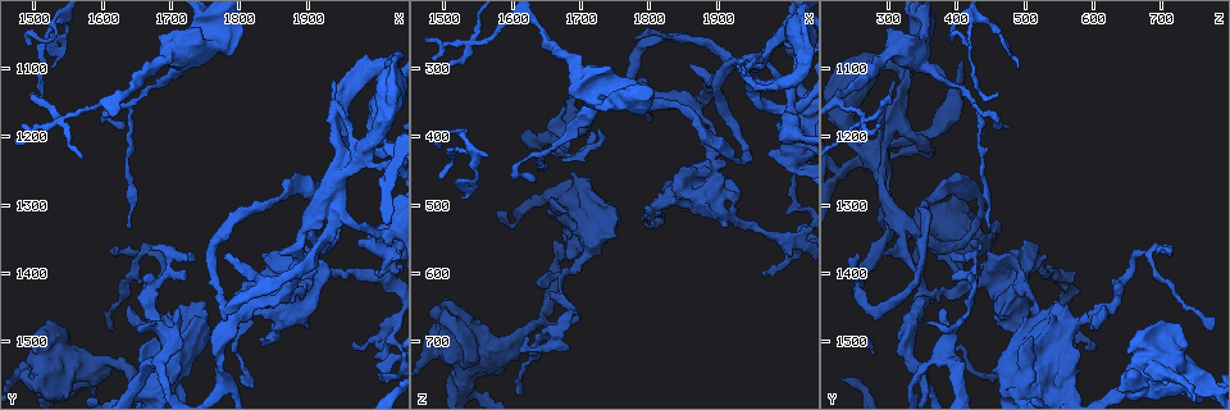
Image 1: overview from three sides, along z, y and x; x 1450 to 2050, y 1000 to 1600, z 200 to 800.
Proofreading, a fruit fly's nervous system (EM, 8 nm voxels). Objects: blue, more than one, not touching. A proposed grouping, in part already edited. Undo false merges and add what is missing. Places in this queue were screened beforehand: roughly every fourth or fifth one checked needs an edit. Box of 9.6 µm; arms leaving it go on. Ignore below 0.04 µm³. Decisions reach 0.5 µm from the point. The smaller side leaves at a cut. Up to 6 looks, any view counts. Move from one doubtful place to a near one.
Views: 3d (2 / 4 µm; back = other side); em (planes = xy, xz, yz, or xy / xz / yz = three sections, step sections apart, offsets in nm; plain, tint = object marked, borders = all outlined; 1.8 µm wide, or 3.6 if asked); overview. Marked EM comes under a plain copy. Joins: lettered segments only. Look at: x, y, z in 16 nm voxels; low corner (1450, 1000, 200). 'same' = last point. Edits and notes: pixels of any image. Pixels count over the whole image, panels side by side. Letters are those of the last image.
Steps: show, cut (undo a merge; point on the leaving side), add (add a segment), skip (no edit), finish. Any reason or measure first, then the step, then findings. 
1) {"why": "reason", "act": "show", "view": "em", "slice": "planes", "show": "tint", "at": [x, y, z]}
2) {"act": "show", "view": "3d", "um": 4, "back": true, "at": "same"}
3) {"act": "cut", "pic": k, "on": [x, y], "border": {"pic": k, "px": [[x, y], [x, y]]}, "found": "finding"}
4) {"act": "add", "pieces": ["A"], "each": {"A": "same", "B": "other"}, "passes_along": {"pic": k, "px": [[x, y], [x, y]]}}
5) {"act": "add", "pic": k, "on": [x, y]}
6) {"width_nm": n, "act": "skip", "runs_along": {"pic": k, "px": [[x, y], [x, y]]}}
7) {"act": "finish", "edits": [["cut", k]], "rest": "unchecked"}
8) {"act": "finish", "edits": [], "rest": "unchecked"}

{"why": "thick turns thin", "act": "show", "view": "em", "slice": "planes", "show": "tint", "at": [1515, 1555, 660]}

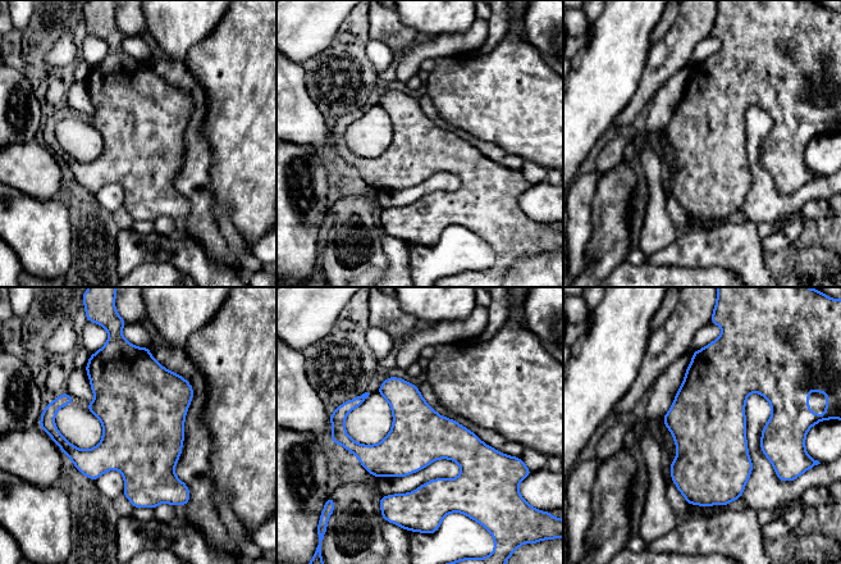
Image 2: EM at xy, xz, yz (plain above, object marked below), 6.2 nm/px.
{"why": "see the neighbours", "act": "show", "view": "em", "slice": "planes", "show": "borders", "at": "same"}

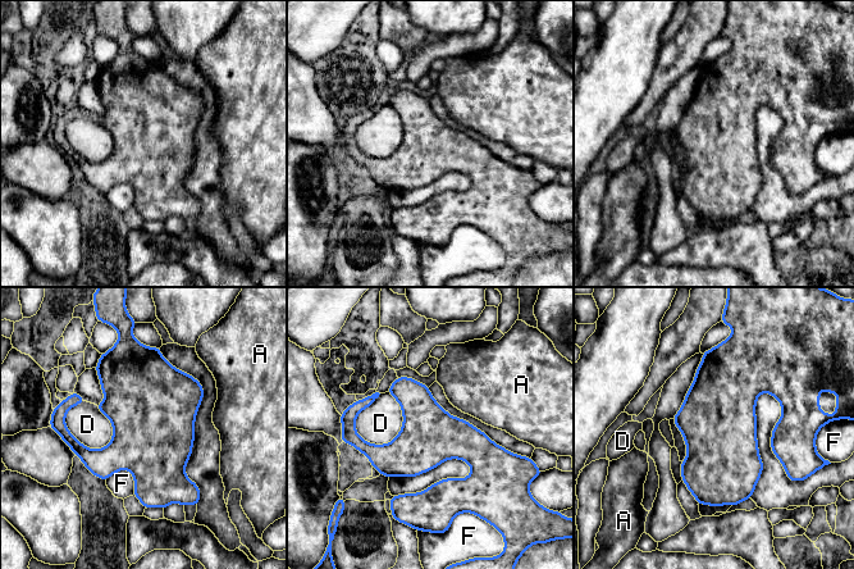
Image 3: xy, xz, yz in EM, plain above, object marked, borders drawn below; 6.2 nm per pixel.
{"width_nm": 360, "act": "skip", "each": {"A": "other", "D": "other", "F": "other"}, "border": {"pic": 3, "px": [[389, 392], [402, 428], [371, 445]]}, "found": "one neuron here"}

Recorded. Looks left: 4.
{"why": "touches itself", "act": "show", "view": "3d", "um": 2, "at": [1820, 1425, 495]}

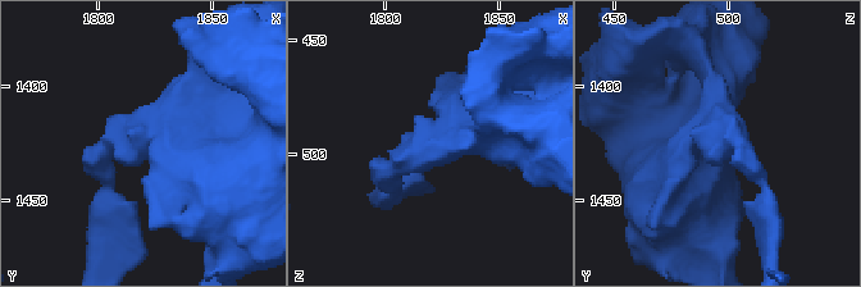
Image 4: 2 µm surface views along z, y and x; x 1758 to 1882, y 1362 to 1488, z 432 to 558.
{"why": "shape alone is not enough", "act": "show", "view": "em", "slice": "xz", "step": 8, "show": "tint", "at": [1820, 1425, 492]}

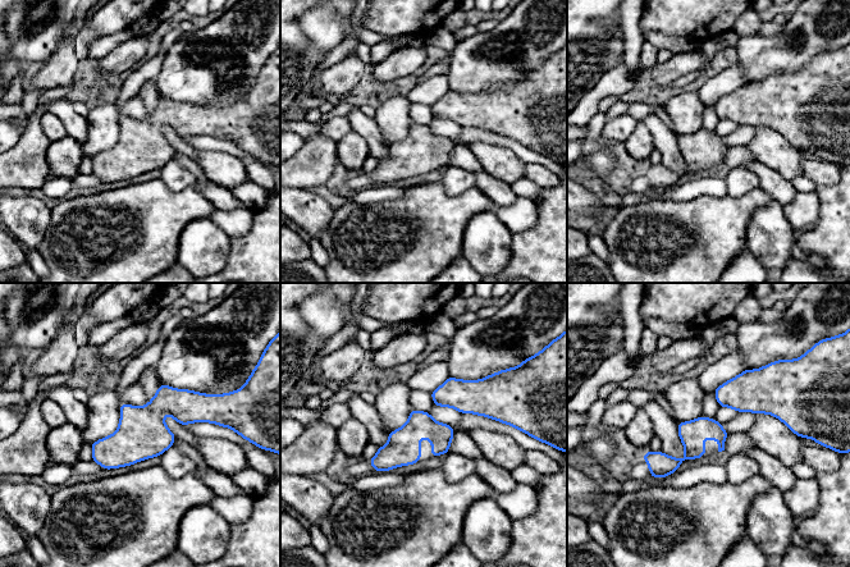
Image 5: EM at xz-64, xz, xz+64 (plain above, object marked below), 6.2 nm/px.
{"act": "show", "view": "em", "slice": "planes", "show": "borders", "at": "same"}

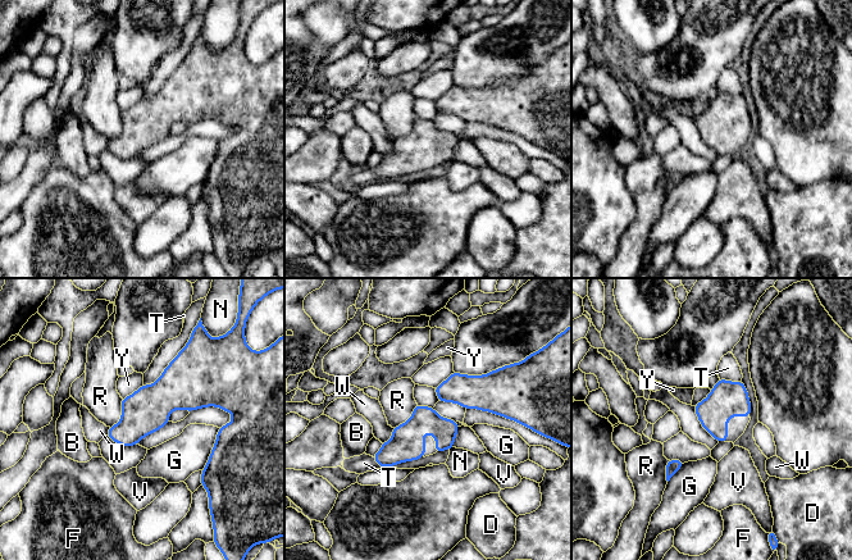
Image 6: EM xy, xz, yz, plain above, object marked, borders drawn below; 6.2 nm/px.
{"width_nm": 180, "act": "skip", "each": {"B": "other", "D": "other", "F": "other", "G": "other", "N": "other", "R": "other", "T": "other", "V": "other", "W": "other", "Y": "other"}, "border": {"pic": 6, "px": [[122, 399], [122, 418], [109, 427]]}, "found": "one neuron here"}

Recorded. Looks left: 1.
{"act": "finish", "edits": [], "rest": "unchecked"}

